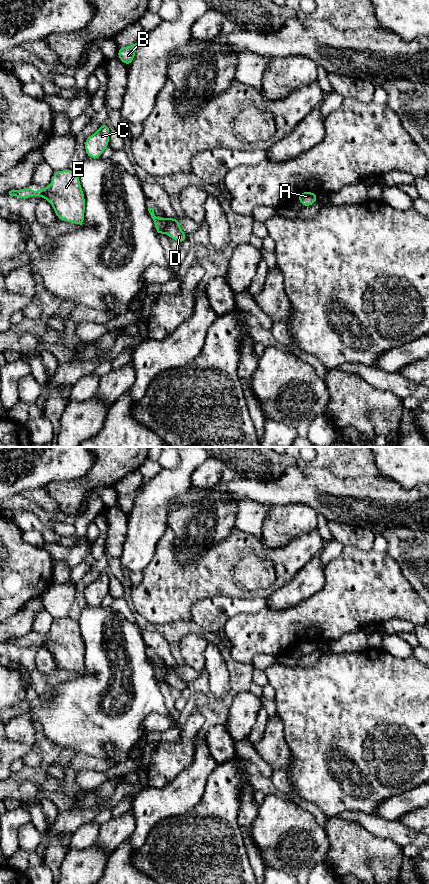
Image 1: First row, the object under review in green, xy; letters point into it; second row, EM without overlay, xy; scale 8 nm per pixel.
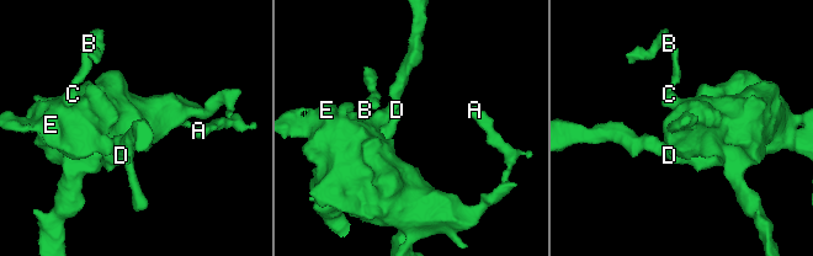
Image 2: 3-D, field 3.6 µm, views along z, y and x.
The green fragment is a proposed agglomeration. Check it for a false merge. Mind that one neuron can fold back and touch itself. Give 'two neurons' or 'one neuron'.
two neurons

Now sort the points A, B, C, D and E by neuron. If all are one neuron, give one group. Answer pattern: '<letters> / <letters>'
A B C E / D

